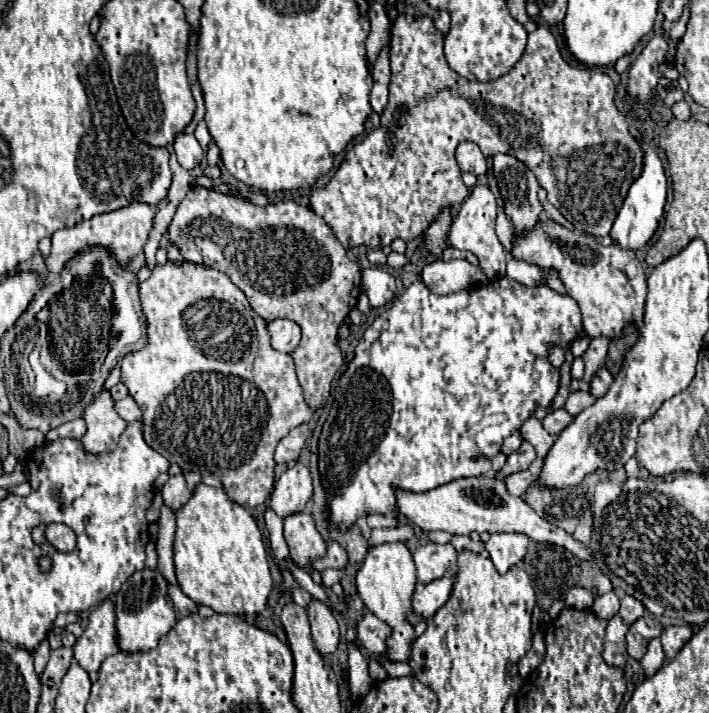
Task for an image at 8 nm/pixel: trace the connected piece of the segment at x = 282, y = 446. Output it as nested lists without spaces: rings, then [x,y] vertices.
[[[308,425],[294,427],[276,447],[276,453],[274,453],[276,465],[288,465],[288,463],[296,461],[306,443],[306,437],[308,437]]]

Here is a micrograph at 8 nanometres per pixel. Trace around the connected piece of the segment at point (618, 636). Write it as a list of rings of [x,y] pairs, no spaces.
[[[614,615],[608,621],[602,657],[612,667],[624,669],[624,665],[626,665],[626,639],[624,639],[626,631],[628,631],[628,625],[618,615]]]

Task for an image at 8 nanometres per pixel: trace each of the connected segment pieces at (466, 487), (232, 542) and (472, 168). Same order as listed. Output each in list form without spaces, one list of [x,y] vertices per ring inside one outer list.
[[[480,475],[480,477],[468,477],[468,479],[456,479],[452,483],[446,483],[444,487],[436,487],[428,493],[408,493],[398,491],[398,511],[416,527],[424,531],[450,531],[452,535],[468,535],[470,531],[478,533],[522,533],[528,535],[532,541],[538,543],[552,543],[568,549],[574,557],[582,561],[594,561],[590,549],[584,547],[578,539],[574,539],[564,529],[540,519],[528,503],[520,497],[508,495],[504,481],[496,481],[492,477]]]
[[[200,483],[190,501],[176,513],[178,531],[174,541],[176,579],[182,591],[216,613],[258,615],[272,591],[268,557],[262,533],[254,517],[232,503],[224,489]]]
[[[466,141],[466,143],[458,145],[458,149],[456,149],[456,161],[458,161],[460,171],[474,173],[476,177],[484,175],[486,169],[488,169],[486,167],[486,157],[482,155],[480,147],[476,147],[476,143],[472,143],[472,141]]]

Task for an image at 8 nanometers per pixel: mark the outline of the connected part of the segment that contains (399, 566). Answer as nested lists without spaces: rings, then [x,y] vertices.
[[[400,541],[372,547],[356,575],[356,587],[366,609],[392,629],[386,641],[386,659],[408,661],[414,641],[414,625],[408,621],[408,613],[412,611],[412,593],[416,589],[416,565],[408,547]]]

